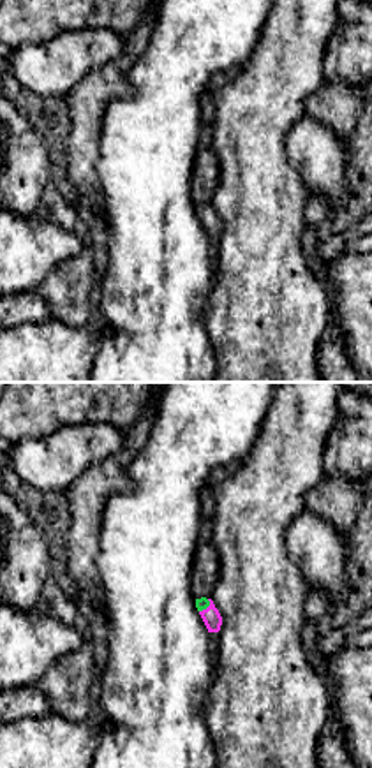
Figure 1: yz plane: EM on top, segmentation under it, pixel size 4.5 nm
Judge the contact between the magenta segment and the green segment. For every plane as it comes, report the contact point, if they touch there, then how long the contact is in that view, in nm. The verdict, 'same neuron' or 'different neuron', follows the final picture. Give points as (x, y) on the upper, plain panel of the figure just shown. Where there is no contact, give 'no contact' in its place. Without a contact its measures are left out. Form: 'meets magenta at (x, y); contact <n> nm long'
meets magenta at (208, 212); contact 80 nm long

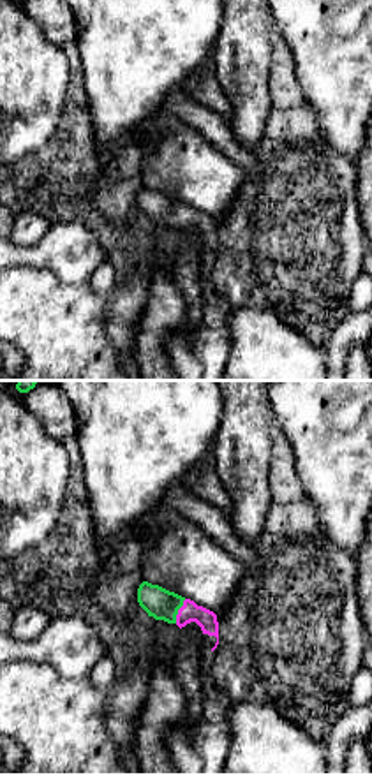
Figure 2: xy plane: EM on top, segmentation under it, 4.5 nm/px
meets magenta at (178, 217); contact 120 nm long

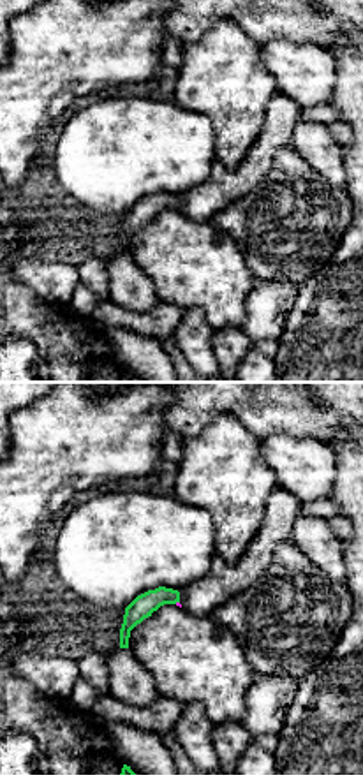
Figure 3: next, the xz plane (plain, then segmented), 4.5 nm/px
no contact

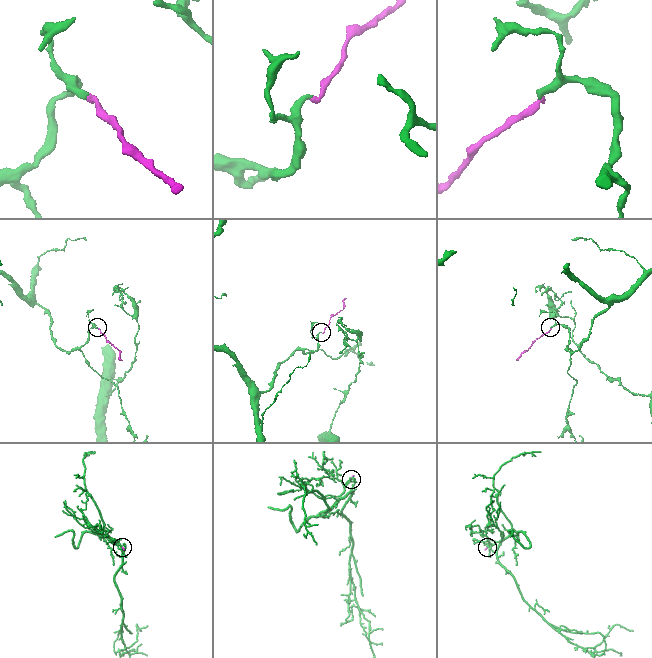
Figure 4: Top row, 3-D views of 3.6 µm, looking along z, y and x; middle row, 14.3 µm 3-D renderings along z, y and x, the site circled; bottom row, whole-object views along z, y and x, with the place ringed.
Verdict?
same neuron

